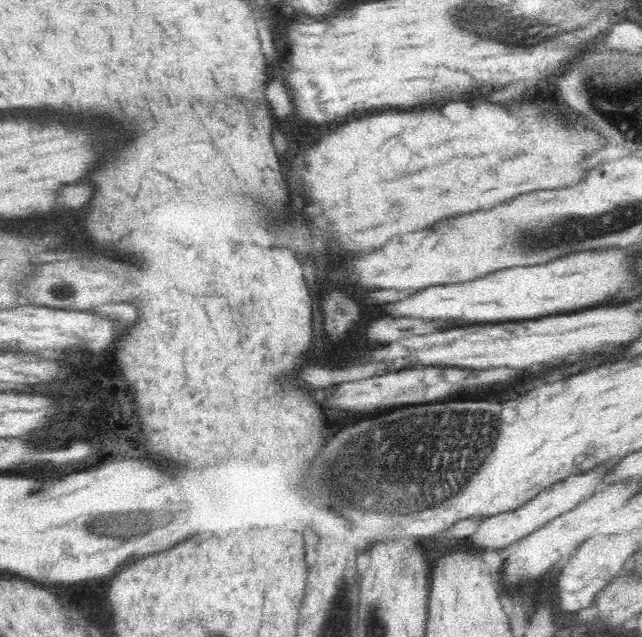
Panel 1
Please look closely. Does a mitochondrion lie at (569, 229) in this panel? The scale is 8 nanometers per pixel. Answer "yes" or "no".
yes

